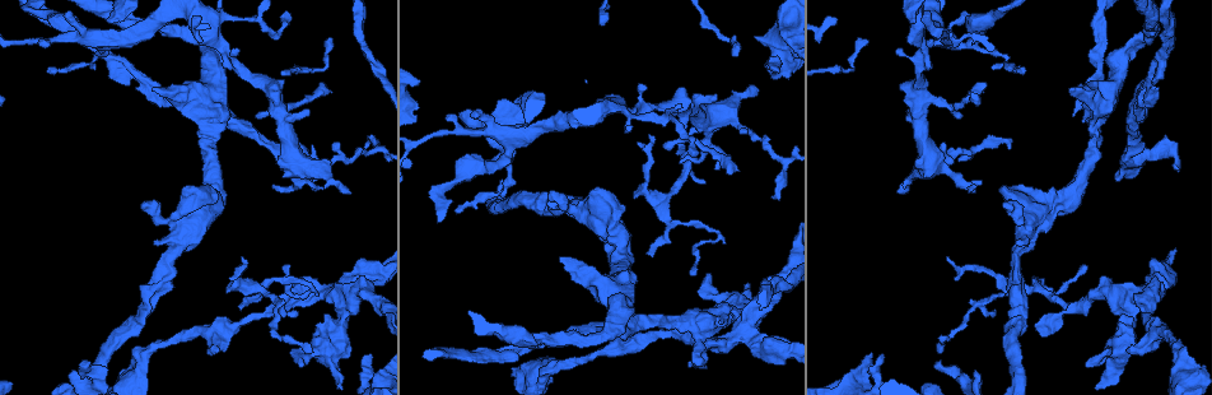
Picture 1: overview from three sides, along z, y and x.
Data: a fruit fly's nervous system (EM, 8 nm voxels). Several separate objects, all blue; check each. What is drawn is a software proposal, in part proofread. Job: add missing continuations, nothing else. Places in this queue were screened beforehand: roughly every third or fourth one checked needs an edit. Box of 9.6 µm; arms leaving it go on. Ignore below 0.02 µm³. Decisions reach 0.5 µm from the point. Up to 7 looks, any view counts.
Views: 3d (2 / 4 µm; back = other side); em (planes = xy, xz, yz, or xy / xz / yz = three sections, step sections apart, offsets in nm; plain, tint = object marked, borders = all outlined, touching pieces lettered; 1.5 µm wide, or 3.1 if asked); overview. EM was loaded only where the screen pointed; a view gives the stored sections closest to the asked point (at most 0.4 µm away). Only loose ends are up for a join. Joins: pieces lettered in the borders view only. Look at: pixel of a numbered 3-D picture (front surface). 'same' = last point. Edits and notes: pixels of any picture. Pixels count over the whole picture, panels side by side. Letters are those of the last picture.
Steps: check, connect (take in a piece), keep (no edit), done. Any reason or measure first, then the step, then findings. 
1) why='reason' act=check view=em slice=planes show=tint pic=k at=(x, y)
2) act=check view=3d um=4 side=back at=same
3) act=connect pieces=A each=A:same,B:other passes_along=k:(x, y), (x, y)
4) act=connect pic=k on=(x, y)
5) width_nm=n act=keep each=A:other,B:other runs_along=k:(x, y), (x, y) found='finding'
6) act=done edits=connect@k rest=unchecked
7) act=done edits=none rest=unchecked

why='free end' act=check view=3d um=2 pic=1 at=(1129, 351)

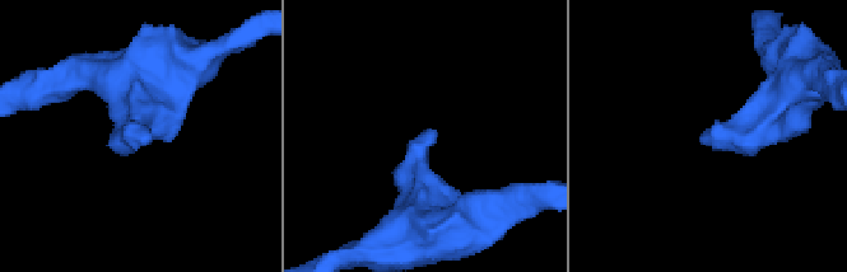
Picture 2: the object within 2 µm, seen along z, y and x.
why='shape alone is not enough' act=check view=em slice=planes show=borders pic=2 at=(145, 140)

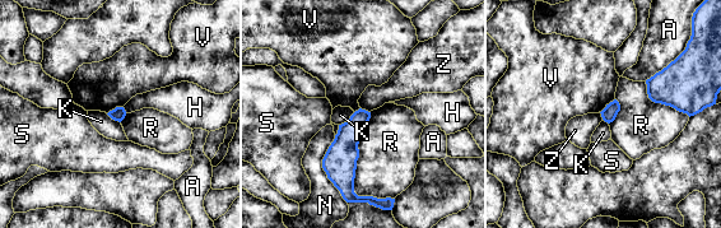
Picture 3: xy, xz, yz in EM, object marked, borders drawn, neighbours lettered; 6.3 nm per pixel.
act=keep each=A:other,H:other,K:other,N:other,R:other,S:other,V:other,Z:other border=3:(354, 112), (339, 125) found='no lettered piece goes on from it'

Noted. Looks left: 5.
why='branch stops here' act=check view=3d um=4 pic=1 at=(227, 290)

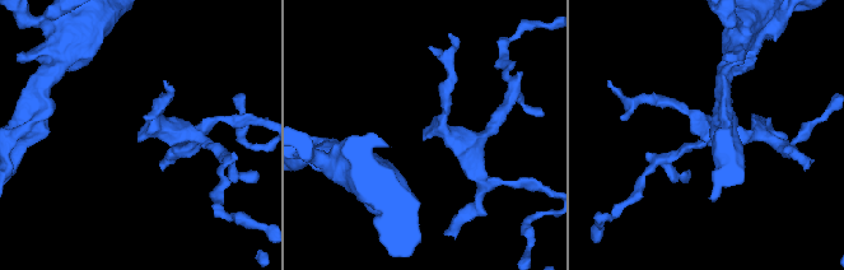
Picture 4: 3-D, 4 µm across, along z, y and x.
why='need the tissue' act=check view=em slice=planes show=tint pic=4 at=(424, 140)

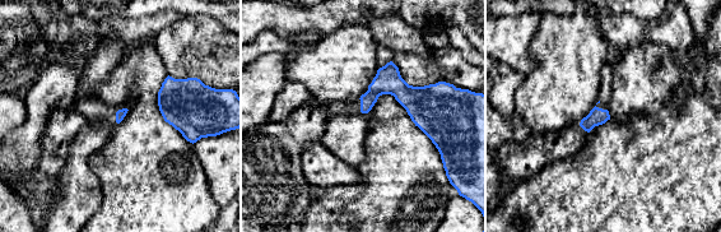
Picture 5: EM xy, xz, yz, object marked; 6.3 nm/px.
act=check view=em slice=planes show=borders at=same

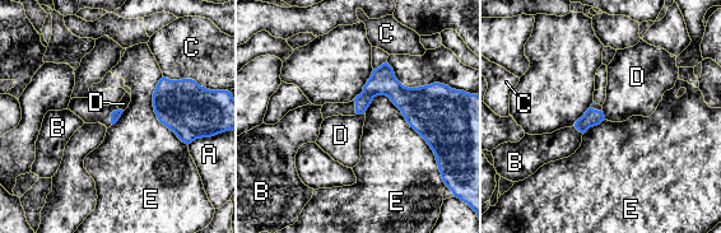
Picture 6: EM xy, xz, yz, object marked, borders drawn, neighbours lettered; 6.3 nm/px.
act=keep each=A:other,B:other,C:other,D:other,E:other border=6:(601, 111), (605, 119) found='no lettered piece goes on from it'

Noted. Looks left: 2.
why='branch stops here' act=check view=3d um=2 pic=1 at=(275, 188)

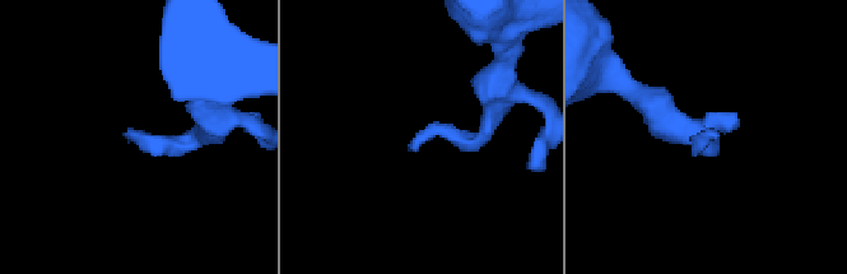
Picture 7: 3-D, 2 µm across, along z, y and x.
act=check view=em slice=planes show=borders pic=7 at=(411, 149)

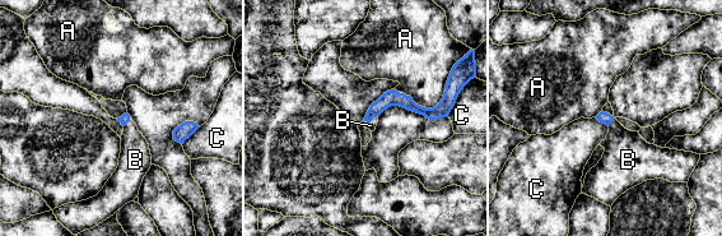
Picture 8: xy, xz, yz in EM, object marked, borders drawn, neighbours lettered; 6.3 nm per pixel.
longest_contact=A:340nm act=connect pieces=B each=A:other,B:same,C:other passes_along=8:(392, 97), (369, 121), (371, 125) found='the neuron continues'

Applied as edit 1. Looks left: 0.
act=done edits=connect@8 rest=unchecked

